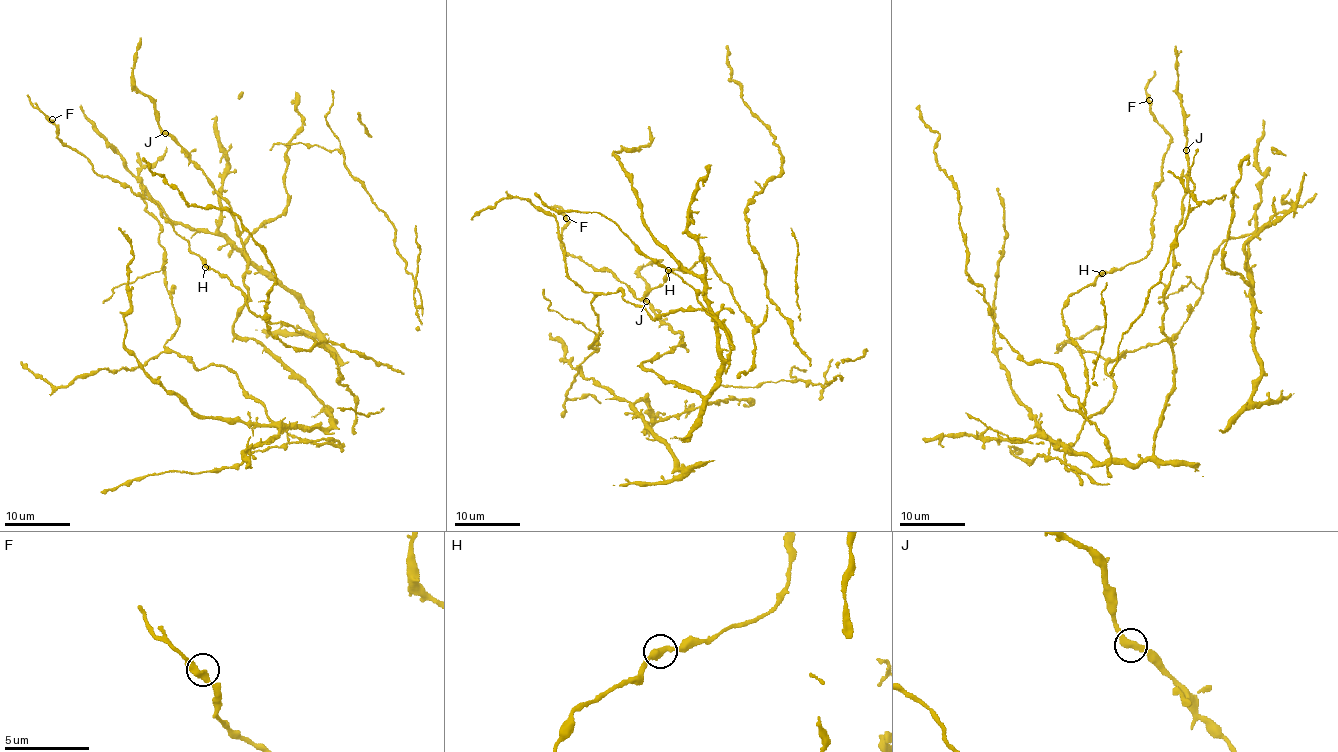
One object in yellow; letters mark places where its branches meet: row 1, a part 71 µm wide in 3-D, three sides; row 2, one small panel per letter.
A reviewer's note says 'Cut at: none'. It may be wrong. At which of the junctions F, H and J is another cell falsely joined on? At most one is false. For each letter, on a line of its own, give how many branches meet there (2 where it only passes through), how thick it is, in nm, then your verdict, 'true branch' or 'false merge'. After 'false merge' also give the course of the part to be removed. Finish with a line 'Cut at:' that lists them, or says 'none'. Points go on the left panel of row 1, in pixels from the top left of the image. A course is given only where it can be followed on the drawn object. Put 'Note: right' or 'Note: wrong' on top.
Note: right
F: 2 branches meet; 340 nm thick; true branch
H: 2 branches meet; 340 nm thick; true branch
J: 2 branches meet; 340 nm thick; true branch
Cut at: none

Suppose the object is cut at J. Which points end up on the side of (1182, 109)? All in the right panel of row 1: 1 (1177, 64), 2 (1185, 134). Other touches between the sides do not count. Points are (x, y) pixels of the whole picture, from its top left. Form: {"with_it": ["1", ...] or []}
{"with_it": ["1", "2"]}

